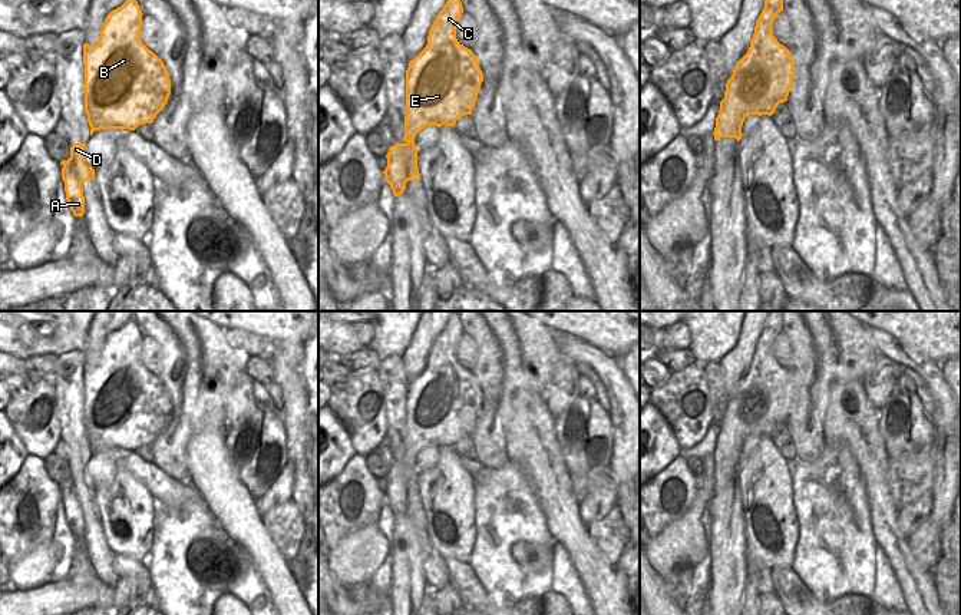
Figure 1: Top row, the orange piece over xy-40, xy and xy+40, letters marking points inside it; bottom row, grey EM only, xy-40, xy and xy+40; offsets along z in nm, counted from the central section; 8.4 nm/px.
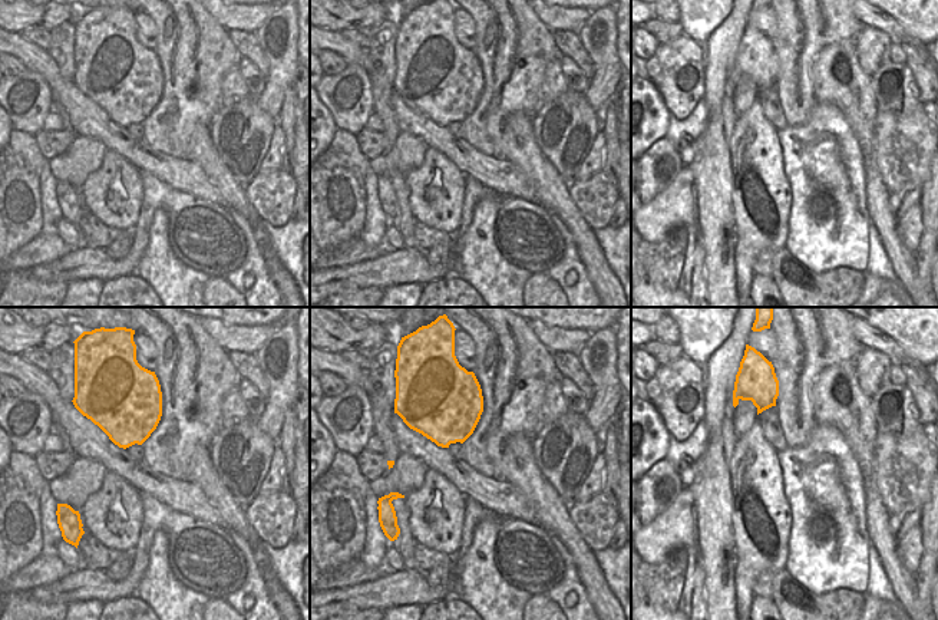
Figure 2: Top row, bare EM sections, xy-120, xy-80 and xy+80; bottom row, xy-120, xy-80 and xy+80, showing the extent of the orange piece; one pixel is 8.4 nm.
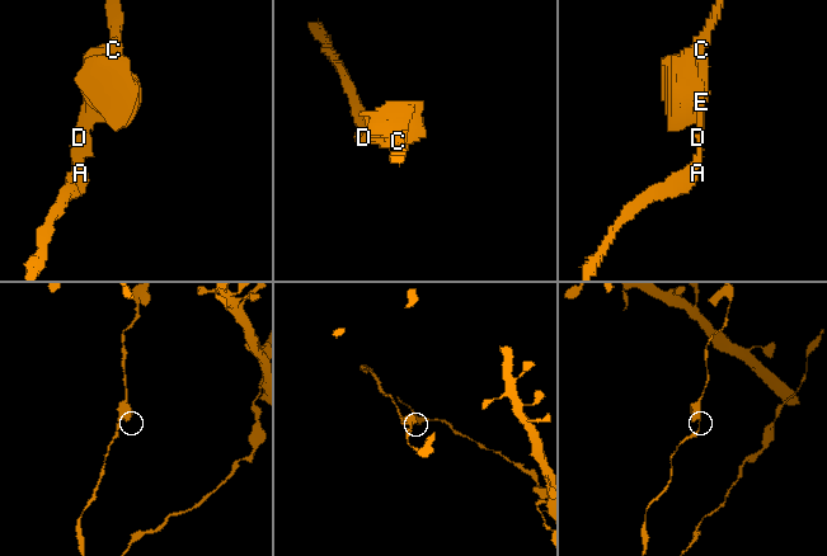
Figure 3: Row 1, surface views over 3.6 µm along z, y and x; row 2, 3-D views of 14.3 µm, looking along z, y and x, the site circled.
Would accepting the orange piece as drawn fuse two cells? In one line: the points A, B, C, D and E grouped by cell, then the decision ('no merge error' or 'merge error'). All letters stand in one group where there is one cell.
A B C D E; no merge error

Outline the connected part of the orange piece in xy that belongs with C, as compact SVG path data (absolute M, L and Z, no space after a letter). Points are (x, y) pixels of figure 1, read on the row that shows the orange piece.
M448 0L429 30L426 47L409 62L404 142L389 148L383 171L394 196L404 192L407 181L420 181L416 135L425 126L455 126L463 115L472 115L483 73L473 52L456 39L462 13L460 0Z

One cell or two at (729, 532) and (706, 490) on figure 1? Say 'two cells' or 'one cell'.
two cells

